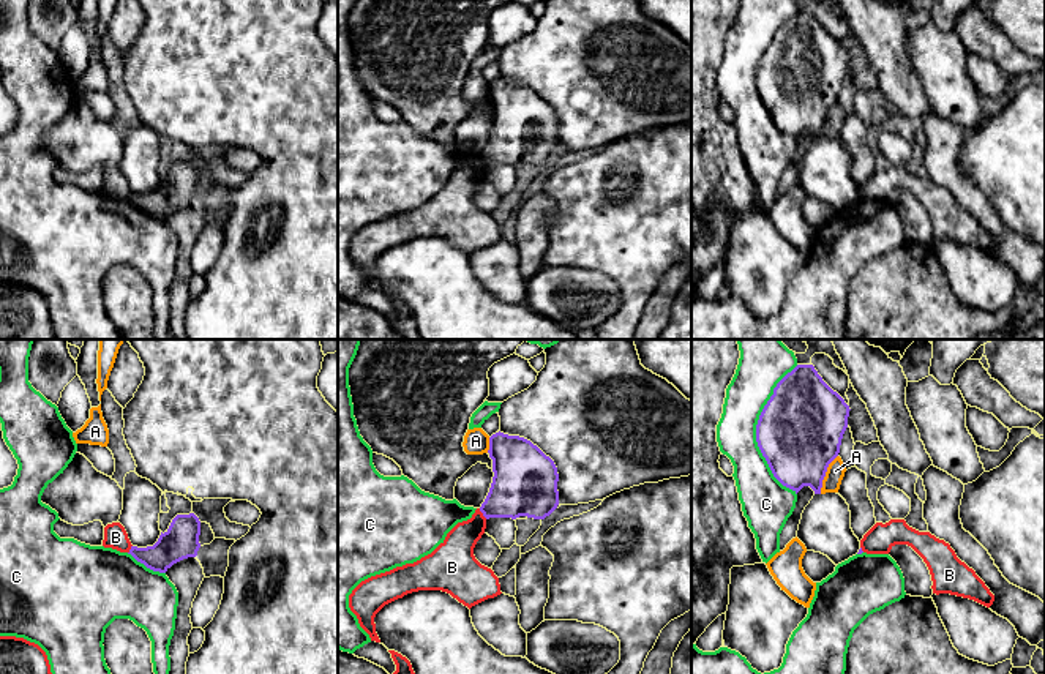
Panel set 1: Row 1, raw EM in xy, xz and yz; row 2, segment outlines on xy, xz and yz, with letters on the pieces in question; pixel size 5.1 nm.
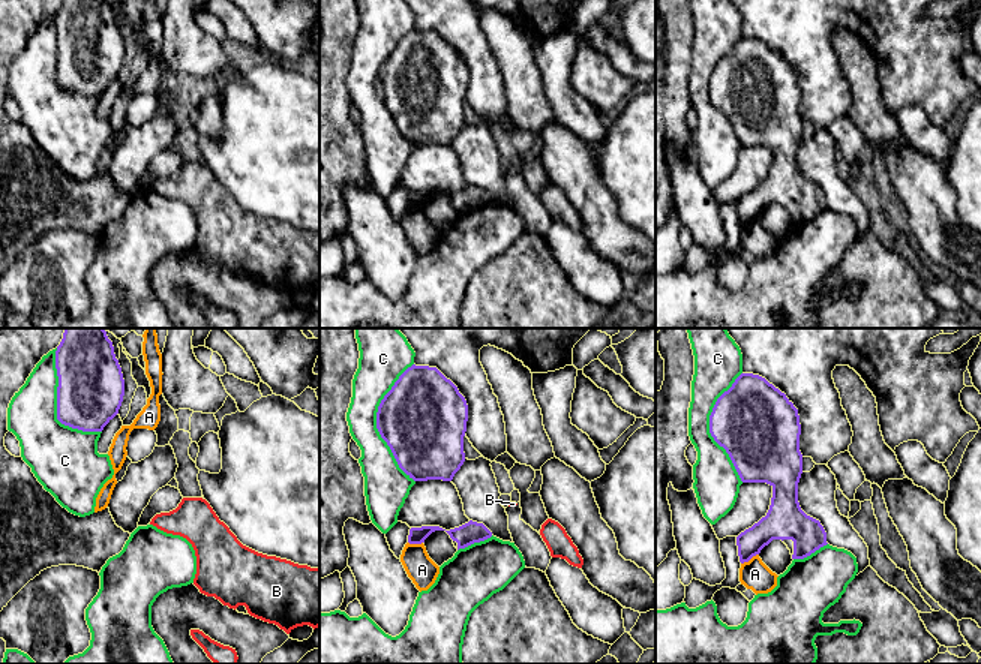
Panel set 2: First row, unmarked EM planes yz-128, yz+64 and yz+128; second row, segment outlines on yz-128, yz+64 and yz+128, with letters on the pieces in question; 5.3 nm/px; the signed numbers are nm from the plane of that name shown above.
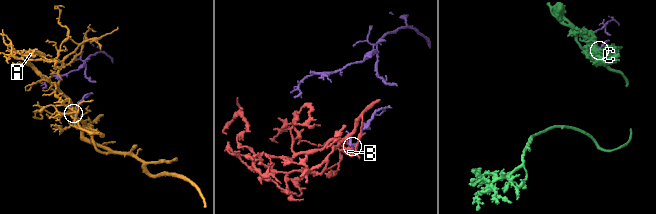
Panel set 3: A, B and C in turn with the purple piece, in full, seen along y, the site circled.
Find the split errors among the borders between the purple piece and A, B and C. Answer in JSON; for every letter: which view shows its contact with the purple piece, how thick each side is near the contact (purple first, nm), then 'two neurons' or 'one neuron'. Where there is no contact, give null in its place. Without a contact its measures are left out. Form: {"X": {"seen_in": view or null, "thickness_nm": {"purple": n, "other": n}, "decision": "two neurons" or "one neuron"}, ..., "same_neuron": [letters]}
{"A": {"seen_in": "yz", "thickness_nm": {"purple": 440, "other": 90}, "decision": "two neurons"}, "B": {"seen_in": "xz", "thickness_nm": {"purple": 320, "other": 180}, "decision": "two neurons"}, "C": {"seen_in": "yz", "thickness_nm": {"purple": 440, "other": 220}, "decision": "two neurons"}, "same_neuron": []}

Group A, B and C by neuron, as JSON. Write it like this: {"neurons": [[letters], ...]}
{"neurons": [["A"], ["B"], ["C"]]}

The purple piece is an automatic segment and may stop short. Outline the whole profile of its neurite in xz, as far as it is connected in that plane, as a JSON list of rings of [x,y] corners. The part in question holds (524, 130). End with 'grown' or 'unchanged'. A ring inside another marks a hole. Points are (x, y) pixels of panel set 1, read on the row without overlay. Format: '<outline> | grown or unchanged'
[[[496,79],[489,84],[489,104],[493,106],[493,129],[480,158],[489,164],[527,163],[545,166],[559,152],[557,128],[559,120],[554,107],[537,92],[519,82]]] | unchanged

